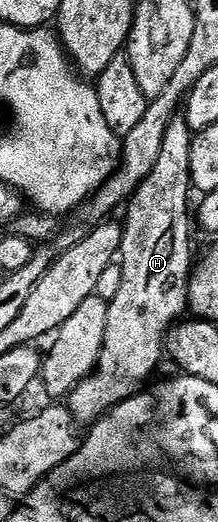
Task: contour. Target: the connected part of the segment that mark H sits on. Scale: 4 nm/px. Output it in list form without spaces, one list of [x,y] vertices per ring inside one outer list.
[[[178,114],[170,122],[170,130],[166,130],[166,138],[162,142],[162,154],[158,154],[158,166],[154,166],[154,170],[150,170],[150,178],[146,178],[146,182],[142,182],[142,186],[138,189],[128,208],[128,221],[123,221],[124,240],[120,244],[118,253],[118,263],[122,270],[122,286],[118,290],[118,294],[114,294],[114,298],[108,301],[109,314],[106,319],[105,341],[102,344],[101,356],[97,360],[97,366],[71,393],[66,397],[66,406],[72,412],[77,425],[91,426],[104,416],[107,416],[113,408],[122,403],[123,400],[131,400],[137,395],[136,392],[148,379],[157,375],[157,368],[160,361],[166,356],[166,337],[172,331],[174,325],[189,311],[188,307],[188,281],[191,280],[194,271],[194,259],[192,260],[192,224],[188,221],[188,191],[191,193],[194,188],[192,179],[192,141],[194,133],[188,128],[188,123],[183,115]]]

